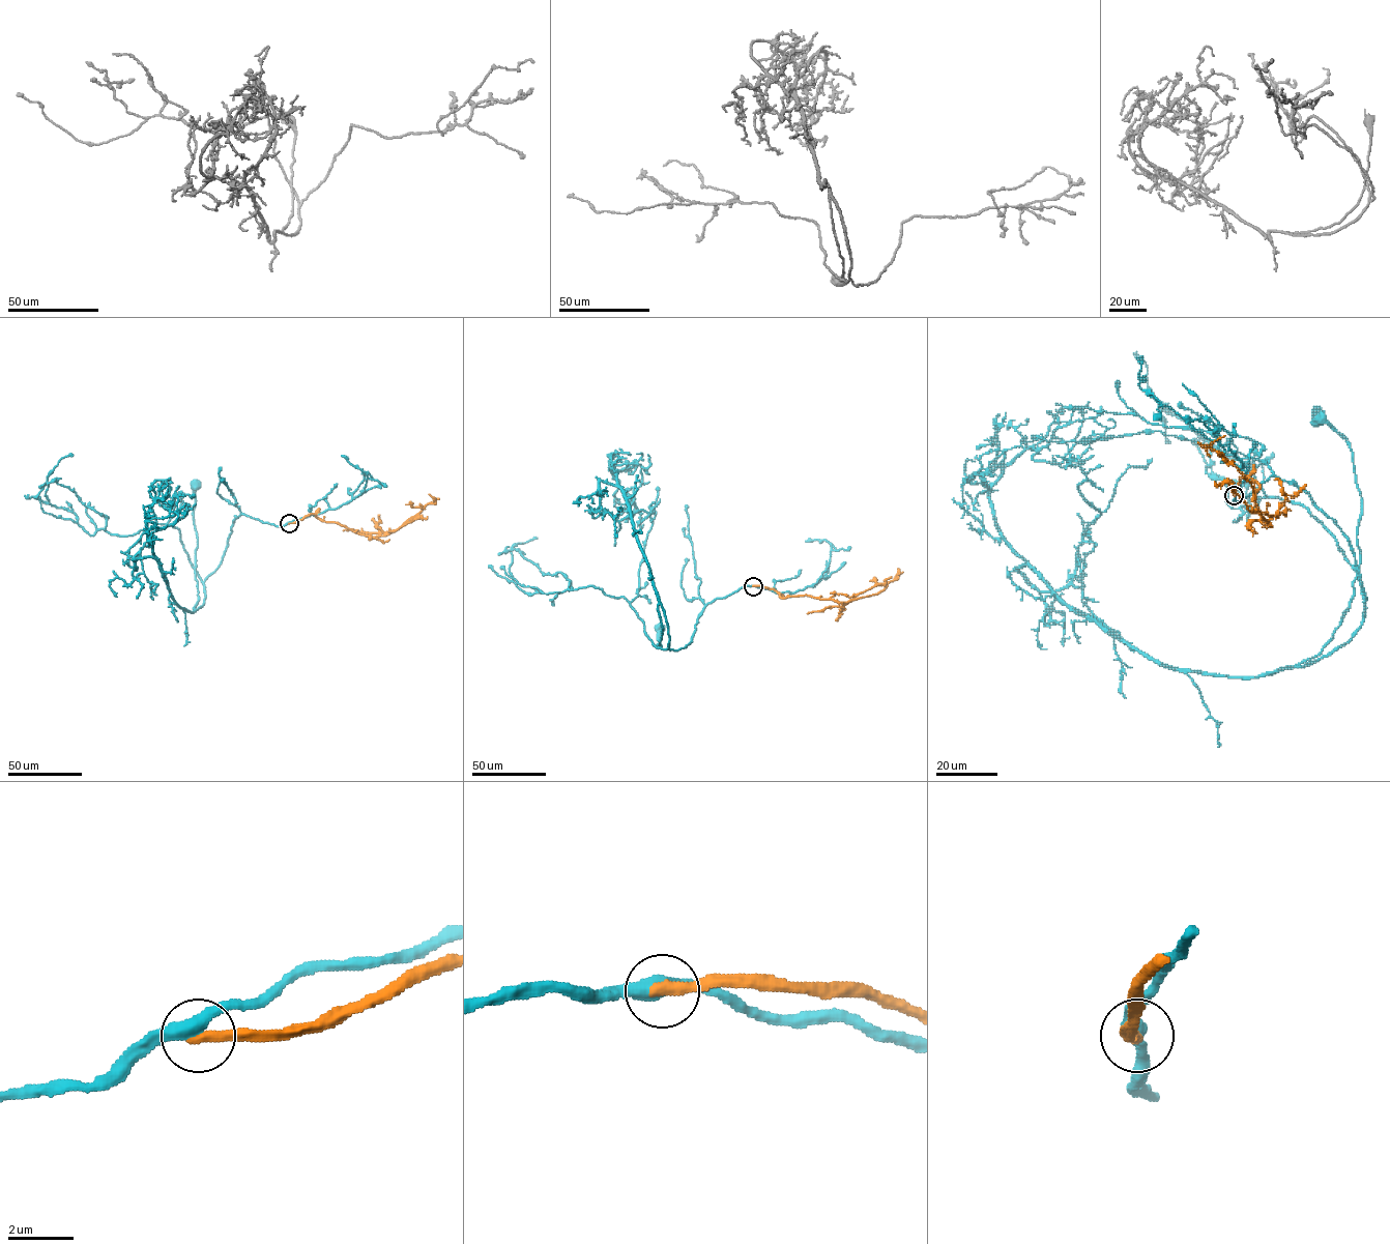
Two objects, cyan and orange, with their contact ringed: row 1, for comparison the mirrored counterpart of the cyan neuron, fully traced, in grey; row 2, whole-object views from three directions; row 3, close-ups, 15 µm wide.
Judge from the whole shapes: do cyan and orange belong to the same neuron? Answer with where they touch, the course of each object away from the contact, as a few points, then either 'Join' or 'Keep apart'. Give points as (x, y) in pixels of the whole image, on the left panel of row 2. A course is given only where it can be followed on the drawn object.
Place: (289, 523). Course of cyan: (289, 523), (237, 517), (221, 565), (204, 582), (204, 603), (195, 610), (196, 485). Course of orange: (289, 523), (314, 514), (356, 532), (378, 537), (395, 530), (432, 503), (434, 500), (428, 494). Keep apart

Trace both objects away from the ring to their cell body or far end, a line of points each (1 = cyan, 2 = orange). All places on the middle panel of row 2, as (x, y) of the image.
1: (753, 585), (707, 604), (692, 641), (685, 647), (668, 648), (668, 627), (659, 603), (660, 628)
2: (753, 585), (775, 589), (782, 598), (809, 595), (844, 602), (878, 592), (892, 581)

